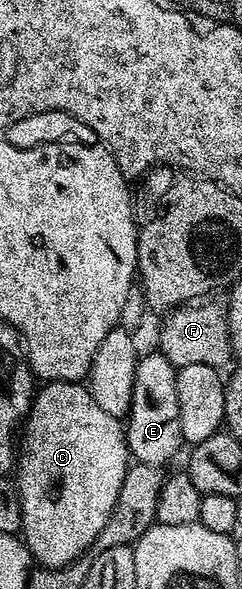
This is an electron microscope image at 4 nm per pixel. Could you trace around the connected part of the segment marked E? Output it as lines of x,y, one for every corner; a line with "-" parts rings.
158,353
138,356
135,365
135,388
131,398
131,412
125,416
127,450
137,463
166,468
167,462
184,446
177,405
177,368

